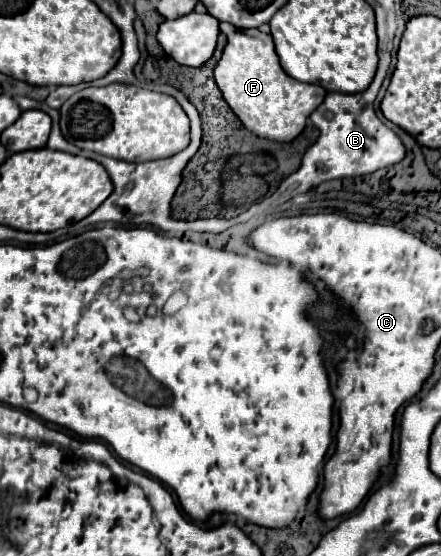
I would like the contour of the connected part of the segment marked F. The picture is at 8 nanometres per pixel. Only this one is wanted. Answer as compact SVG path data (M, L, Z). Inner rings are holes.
M220 22L220 30L228 36L228 44L214 68L214 78L224 100L252 134L276 142L292 142L304 130L308 116L324 100L326 90L290 78L280 66L270 34L258 28L234 28L226 22Z

